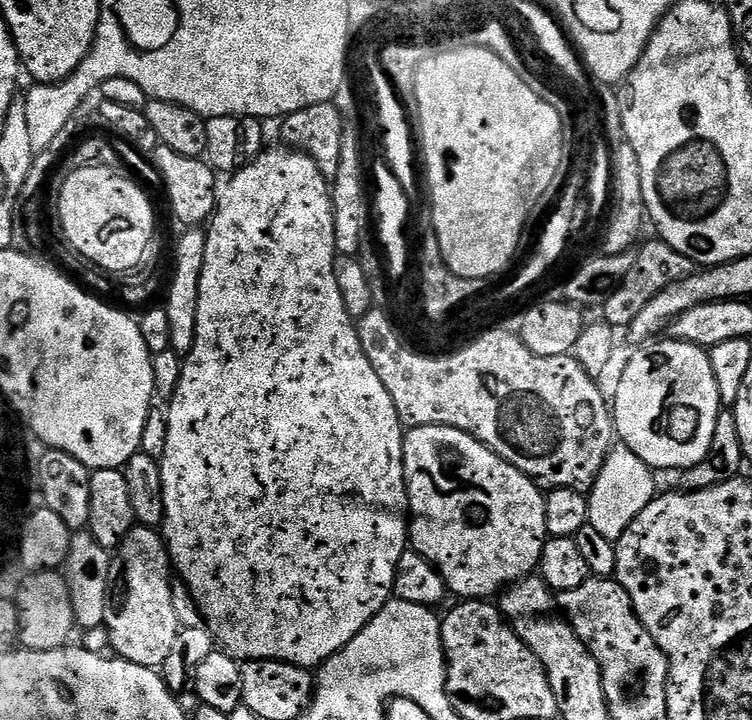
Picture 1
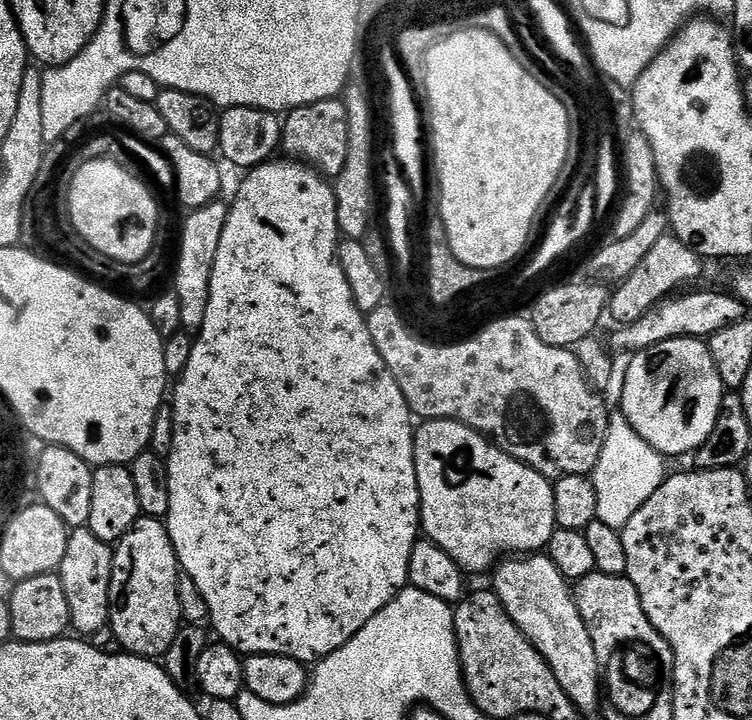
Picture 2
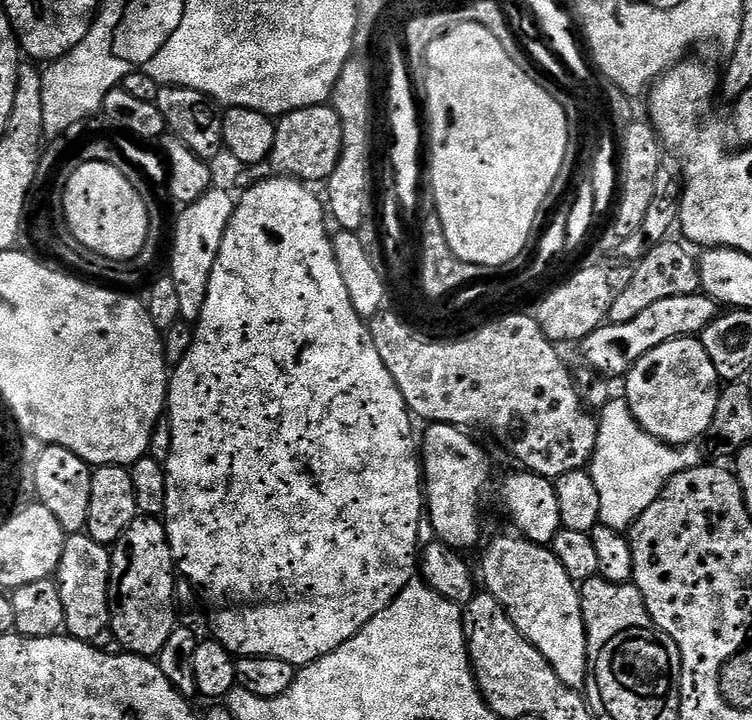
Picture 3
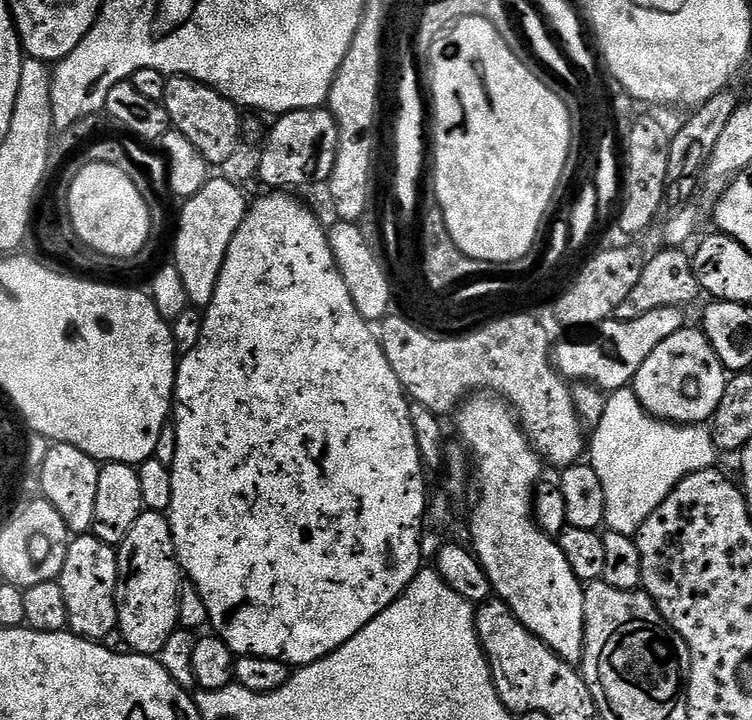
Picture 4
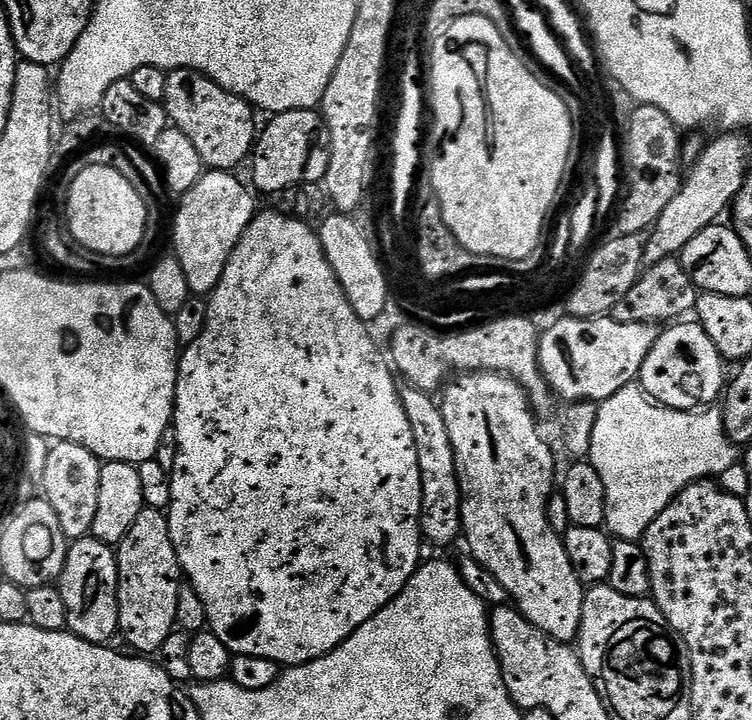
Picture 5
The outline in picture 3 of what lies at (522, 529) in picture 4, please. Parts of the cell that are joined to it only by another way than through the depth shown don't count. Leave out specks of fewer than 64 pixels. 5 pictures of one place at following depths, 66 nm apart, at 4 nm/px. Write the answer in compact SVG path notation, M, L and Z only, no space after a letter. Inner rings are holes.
M511 534L512 536L496 536L488 544L488 549L484 552L484 576L482 572L482 584L487 592L500 603L506 610L506 614L510 618L510 622L514 622L514 626L518 631L527 638L538 650L538 654L542 654L542 658L546 658L546 662L550 662L550 666L558 678L562 678L562 682L566 682L566 686L575 688L577 690L583 689L583 684L586 685L590 680L590 661L588 658L588 635L586 634L586 626L582 618L582 602L580 601L580 589L577 581L570 578L570 574L566 574L565 567L562 562L558 562L558 558L552 553L551 547L535 544L534 541L528 540L525 536L519 534Z

